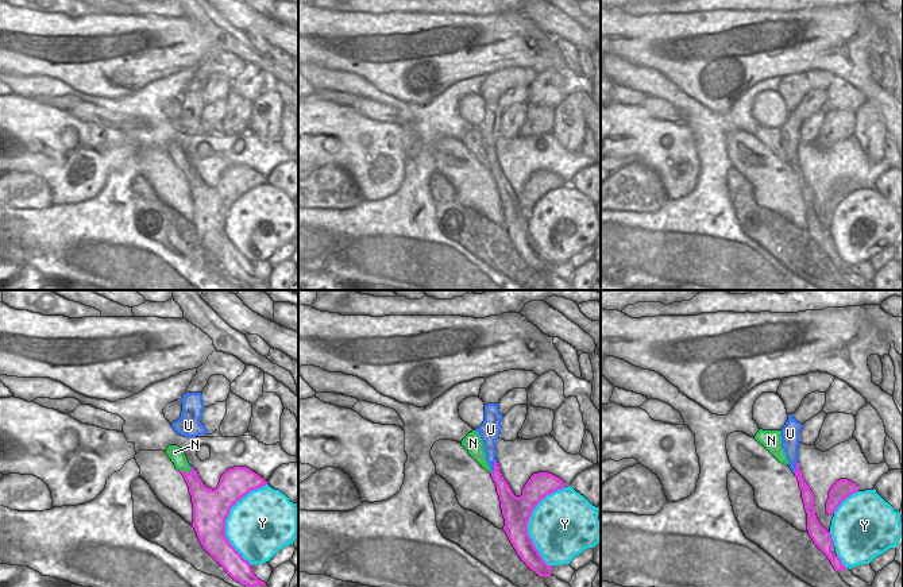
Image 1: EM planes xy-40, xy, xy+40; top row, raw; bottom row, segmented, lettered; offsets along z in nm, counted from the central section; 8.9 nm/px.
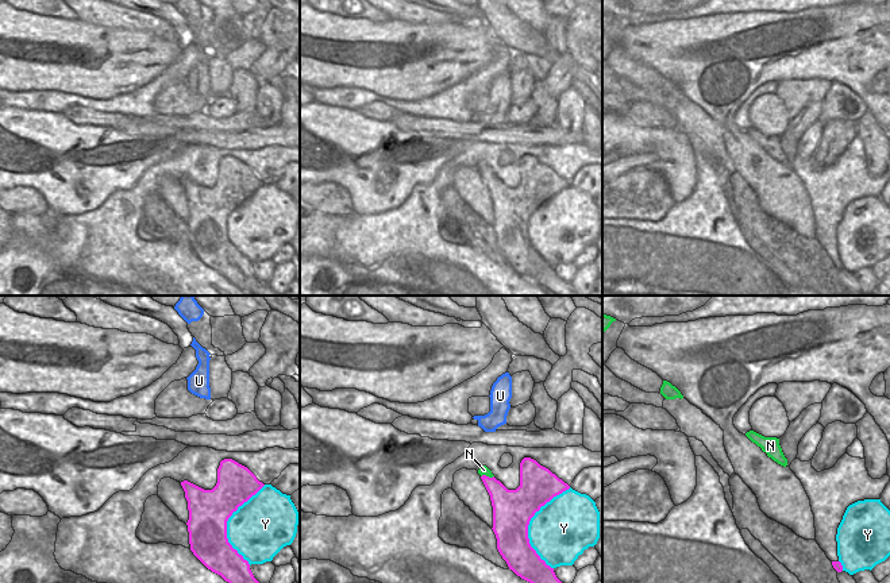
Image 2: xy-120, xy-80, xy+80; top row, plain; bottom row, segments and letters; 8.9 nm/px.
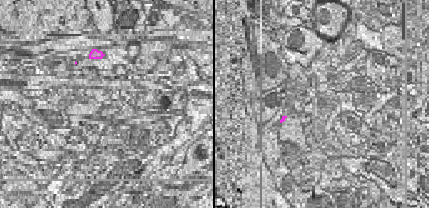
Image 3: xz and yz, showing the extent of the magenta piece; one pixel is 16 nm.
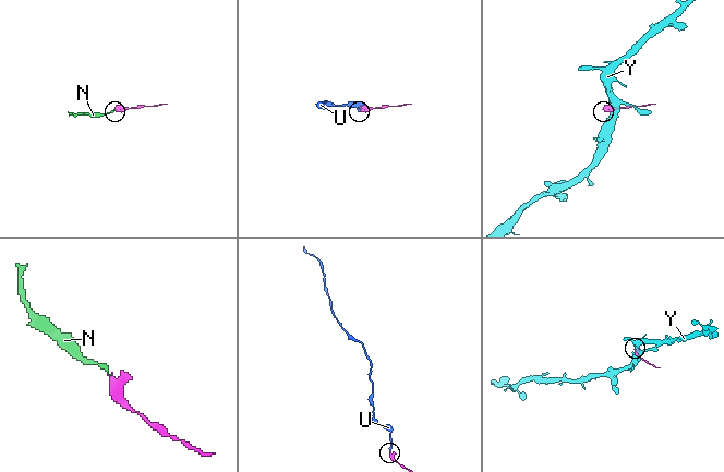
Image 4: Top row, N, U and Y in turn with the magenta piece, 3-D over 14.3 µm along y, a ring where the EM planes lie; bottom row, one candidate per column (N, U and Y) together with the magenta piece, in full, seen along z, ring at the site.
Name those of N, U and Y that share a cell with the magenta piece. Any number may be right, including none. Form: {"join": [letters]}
{"join": ["U"]}

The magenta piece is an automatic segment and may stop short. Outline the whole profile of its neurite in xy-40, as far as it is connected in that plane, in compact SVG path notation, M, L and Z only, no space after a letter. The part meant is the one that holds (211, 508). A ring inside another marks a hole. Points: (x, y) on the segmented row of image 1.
M192 467L184 475L193 503L193 524L202 548L236 582L246 587L263 586L251 568L251 564L231 545L225 536L225 520L232 506L250 491L258 490L267 482L247 467L227 470L215 490L207 487L197 471Z

